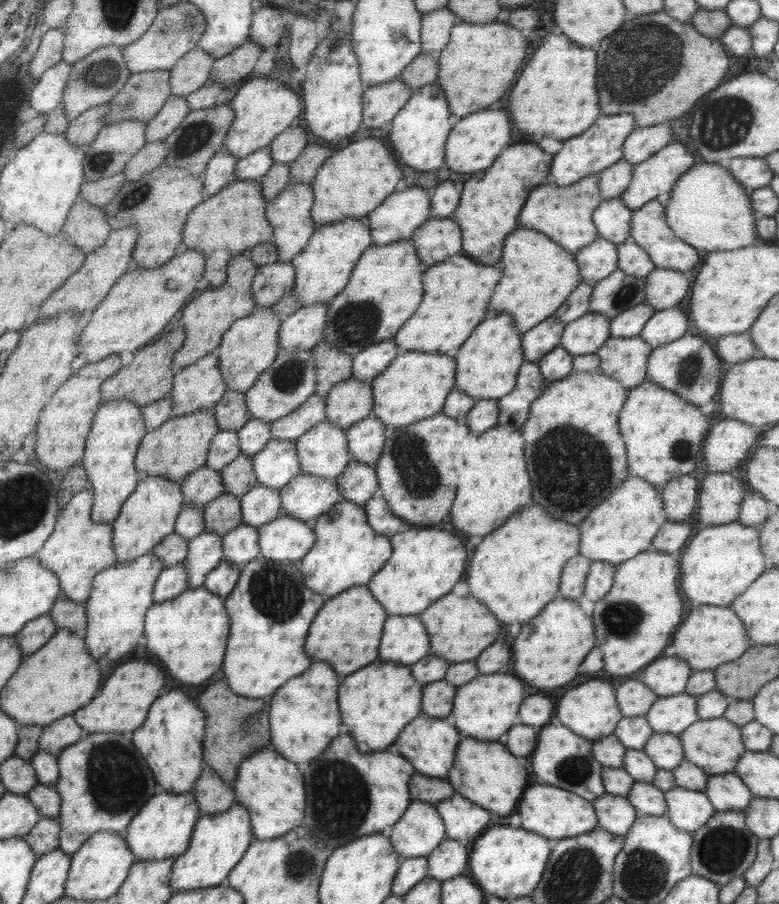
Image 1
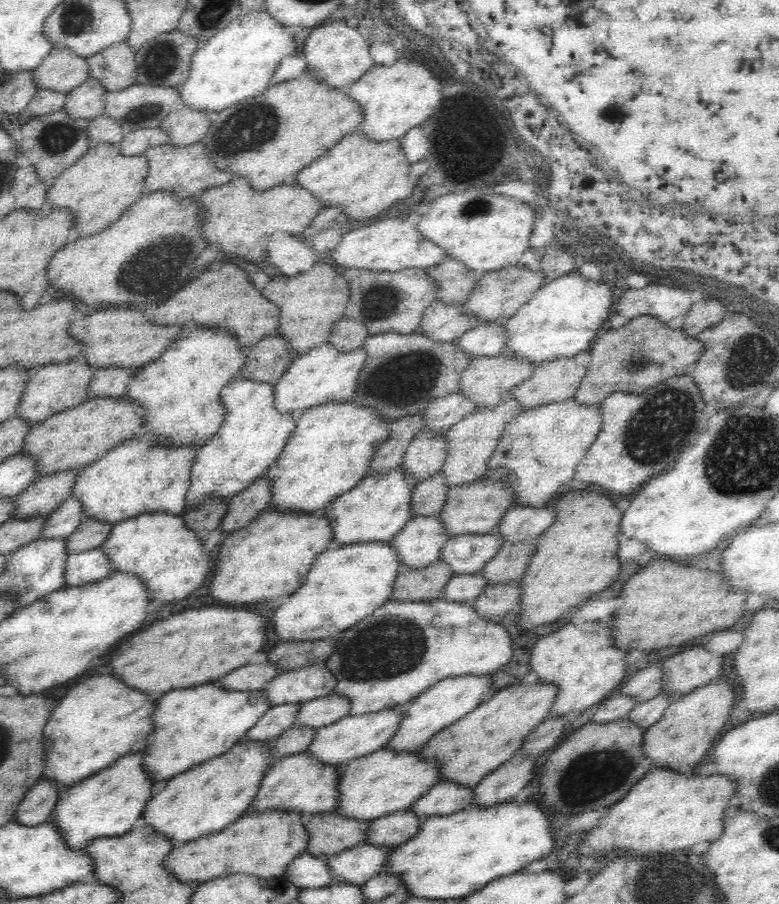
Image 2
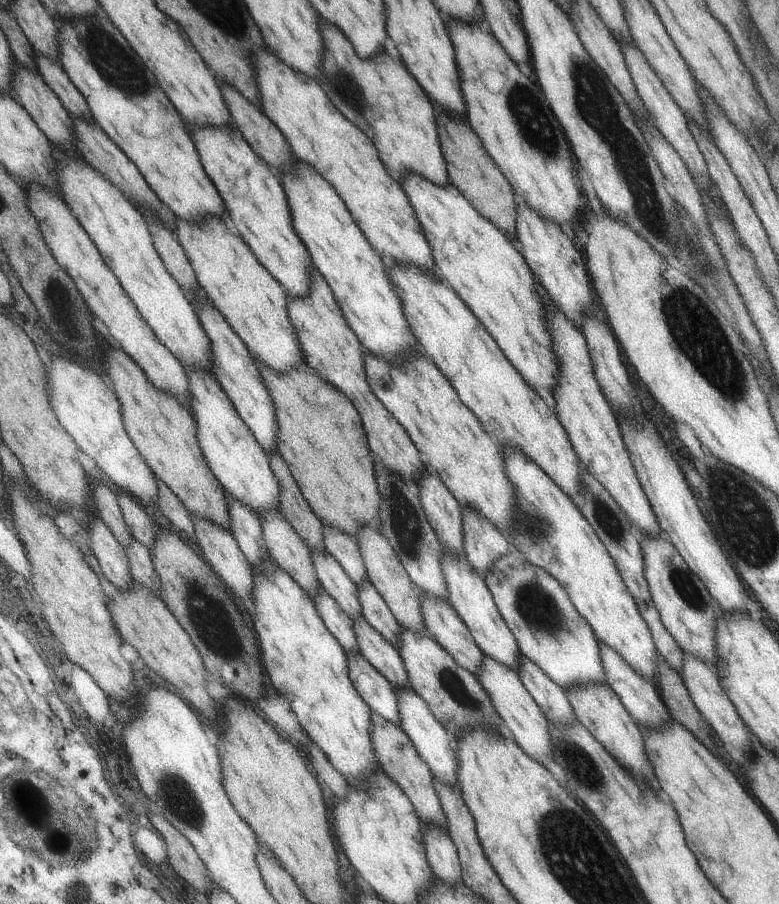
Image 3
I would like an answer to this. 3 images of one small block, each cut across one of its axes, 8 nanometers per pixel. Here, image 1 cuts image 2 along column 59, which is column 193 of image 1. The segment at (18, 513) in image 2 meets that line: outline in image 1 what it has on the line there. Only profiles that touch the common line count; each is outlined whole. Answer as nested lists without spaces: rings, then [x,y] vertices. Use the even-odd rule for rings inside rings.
[[[206,467],[191,472],[179,482],[183,506],[202,509],[207,502],[218,498],[223,492],[218,473]]]

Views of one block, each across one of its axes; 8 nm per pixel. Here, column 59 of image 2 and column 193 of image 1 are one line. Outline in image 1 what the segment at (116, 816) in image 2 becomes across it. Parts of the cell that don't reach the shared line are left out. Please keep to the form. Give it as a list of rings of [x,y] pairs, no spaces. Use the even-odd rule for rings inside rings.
[[[162,790],[159,794],[147,799],[147,802],[127,823],[122,836],[131,856],[135,856],[137,861],[176,858],[187,850],[191,831],[199,816],[199,808],[191,792],[169,794]]]

